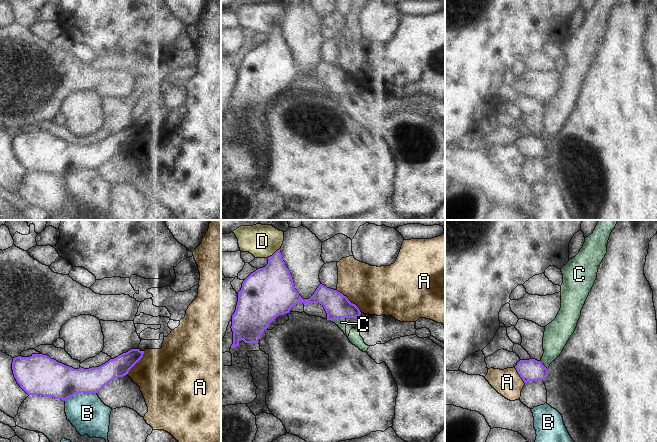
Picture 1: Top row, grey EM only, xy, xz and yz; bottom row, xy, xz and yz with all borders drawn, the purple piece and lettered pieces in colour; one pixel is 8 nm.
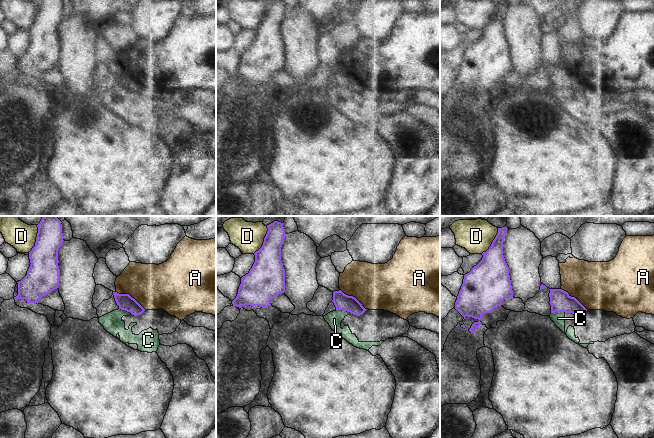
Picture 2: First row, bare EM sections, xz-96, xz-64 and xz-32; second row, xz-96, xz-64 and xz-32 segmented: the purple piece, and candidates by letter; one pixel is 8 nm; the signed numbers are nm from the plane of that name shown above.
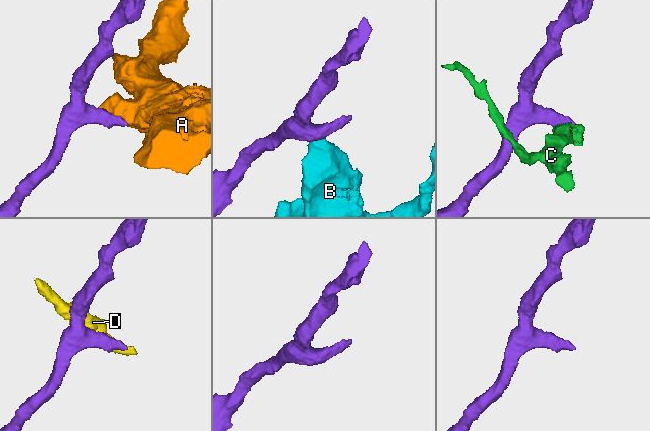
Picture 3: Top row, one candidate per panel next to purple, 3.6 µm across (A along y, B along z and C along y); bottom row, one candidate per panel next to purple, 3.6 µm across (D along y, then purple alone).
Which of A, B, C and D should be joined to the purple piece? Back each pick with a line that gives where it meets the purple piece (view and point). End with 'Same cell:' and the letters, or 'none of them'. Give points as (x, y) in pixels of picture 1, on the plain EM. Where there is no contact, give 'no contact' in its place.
Same cell: none of them

